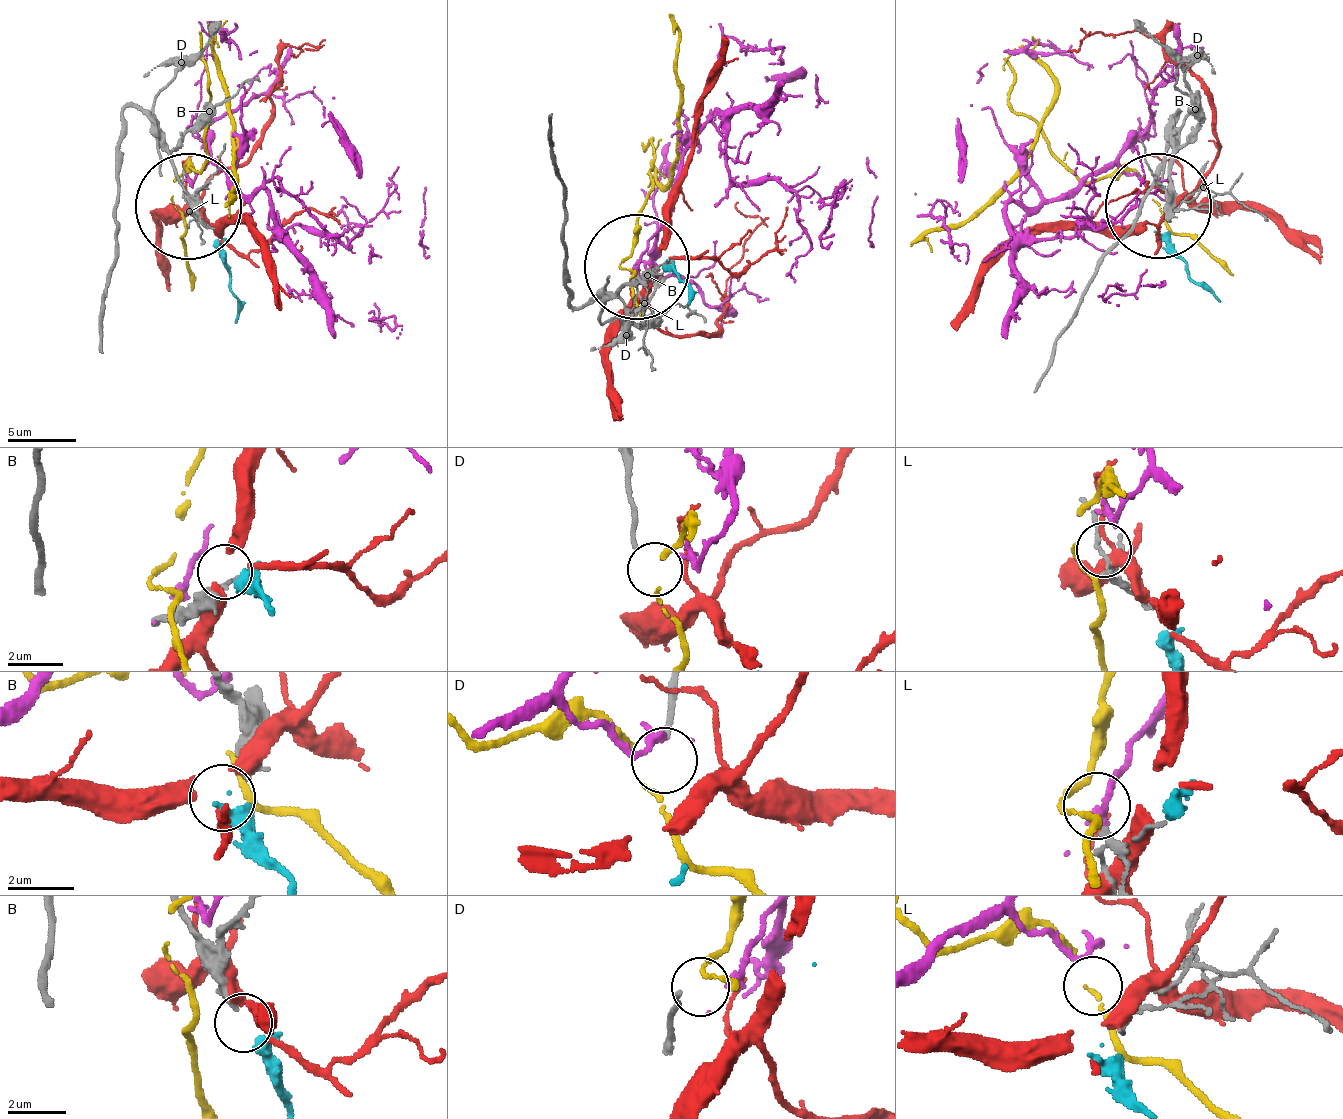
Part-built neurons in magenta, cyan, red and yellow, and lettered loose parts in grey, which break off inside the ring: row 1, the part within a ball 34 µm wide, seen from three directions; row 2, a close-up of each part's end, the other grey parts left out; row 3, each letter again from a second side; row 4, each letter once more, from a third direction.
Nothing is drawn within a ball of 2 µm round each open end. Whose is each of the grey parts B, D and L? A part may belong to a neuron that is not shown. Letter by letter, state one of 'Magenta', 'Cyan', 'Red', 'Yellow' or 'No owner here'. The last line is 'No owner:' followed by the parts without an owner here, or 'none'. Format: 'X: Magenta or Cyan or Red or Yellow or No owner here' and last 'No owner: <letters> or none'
B: Cyan
D: No owner here
L: Magenta
No owner: D

